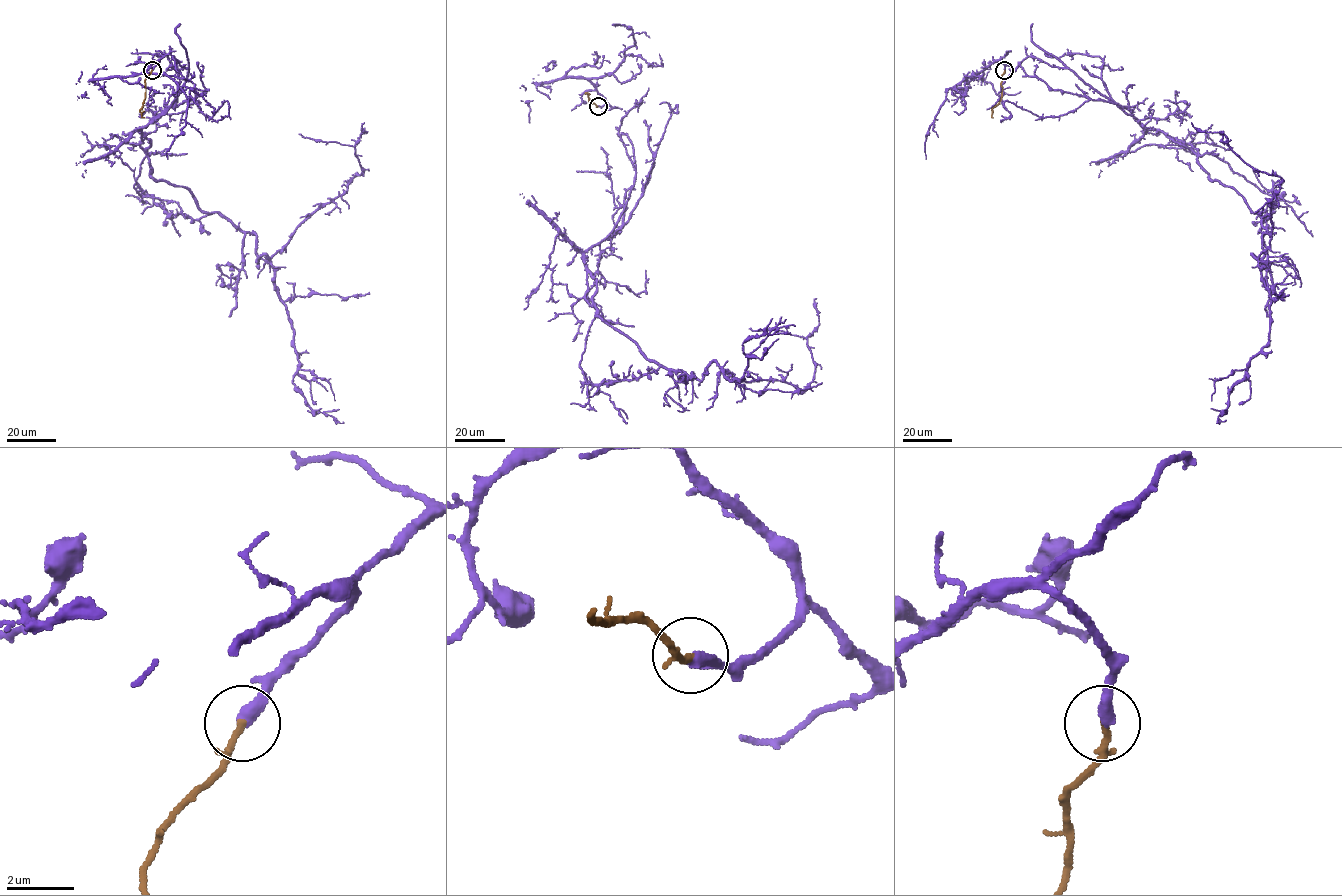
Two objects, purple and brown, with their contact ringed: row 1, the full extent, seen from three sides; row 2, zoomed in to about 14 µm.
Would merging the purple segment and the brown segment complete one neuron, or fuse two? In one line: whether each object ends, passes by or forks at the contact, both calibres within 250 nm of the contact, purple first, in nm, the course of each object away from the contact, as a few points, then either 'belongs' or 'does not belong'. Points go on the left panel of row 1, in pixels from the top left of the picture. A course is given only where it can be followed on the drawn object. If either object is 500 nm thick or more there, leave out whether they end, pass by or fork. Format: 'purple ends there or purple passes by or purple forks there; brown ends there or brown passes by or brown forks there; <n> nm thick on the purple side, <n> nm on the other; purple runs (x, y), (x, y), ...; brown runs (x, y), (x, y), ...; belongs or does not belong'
purple ends there; brown passes by; 400 nm thick on the purple side, 130 nm on the other; purple runs (152, 70), (188, 69), (139, 128), (150, 174), (254, 233), (258, 258), (363, 172), (353, 146), (299, 134); brown runs (152, 70), (145, 80), (145, 98), (140, 109), (144, 117); belongs

